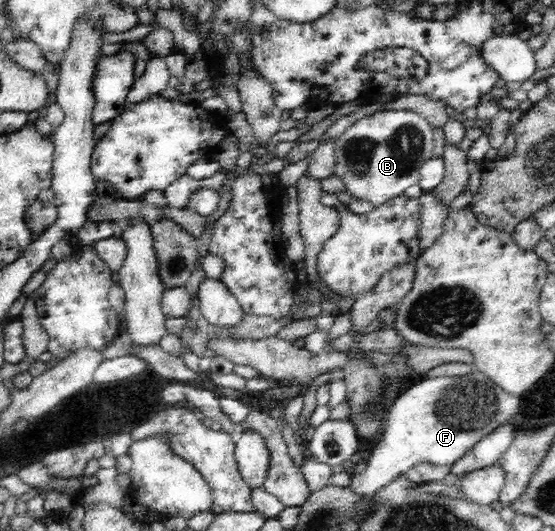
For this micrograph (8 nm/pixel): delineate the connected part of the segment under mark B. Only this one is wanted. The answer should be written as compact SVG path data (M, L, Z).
M380 110L352 124L336 138L336 169L333 176L341 178L347 192L357 201L369 201L373 211L382 210L395 197L403 196L409 188L418 185L422 166L434 157L434 127L415 111Z

